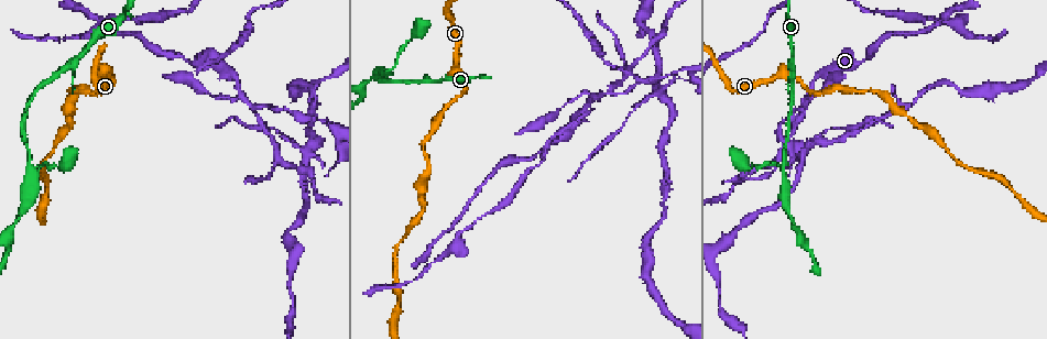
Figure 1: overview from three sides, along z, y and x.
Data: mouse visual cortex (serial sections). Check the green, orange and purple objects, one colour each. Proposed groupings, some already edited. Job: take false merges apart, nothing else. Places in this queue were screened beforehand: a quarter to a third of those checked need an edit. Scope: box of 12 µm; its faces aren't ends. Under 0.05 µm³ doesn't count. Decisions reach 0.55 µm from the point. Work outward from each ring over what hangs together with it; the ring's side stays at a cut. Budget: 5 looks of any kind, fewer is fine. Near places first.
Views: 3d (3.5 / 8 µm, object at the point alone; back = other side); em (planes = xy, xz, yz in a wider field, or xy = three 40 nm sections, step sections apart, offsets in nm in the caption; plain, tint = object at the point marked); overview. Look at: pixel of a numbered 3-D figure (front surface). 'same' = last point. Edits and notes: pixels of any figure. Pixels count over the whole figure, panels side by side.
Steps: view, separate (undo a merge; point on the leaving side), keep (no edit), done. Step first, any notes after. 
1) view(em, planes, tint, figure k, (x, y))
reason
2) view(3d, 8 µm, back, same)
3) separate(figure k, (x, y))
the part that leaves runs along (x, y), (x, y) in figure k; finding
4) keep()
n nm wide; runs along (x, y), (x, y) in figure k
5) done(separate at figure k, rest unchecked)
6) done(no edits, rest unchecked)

view(em, planes, tint, figure 1, (28, 168))
three-way junction

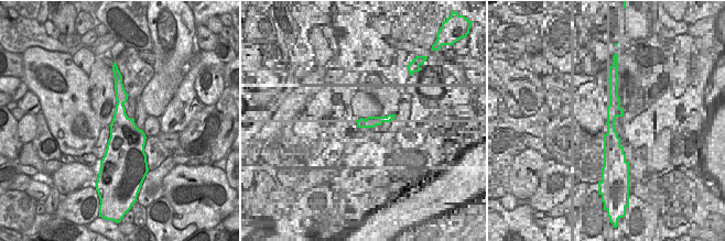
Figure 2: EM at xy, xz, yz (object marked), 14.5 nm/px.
view(3d, 3.5 µm, same)
see where the arms go

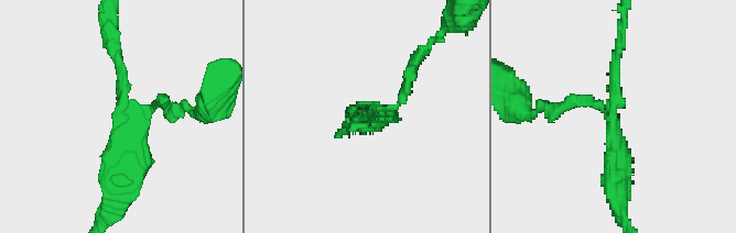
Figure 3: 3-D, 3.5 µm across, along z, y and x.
keep()
3 arms; runs along (112, 37), (123, 95), (120, 186) in figure 3; continuous, no second cell

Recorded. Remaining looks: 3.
view(3d, 3.5 µm, back, figure 1, (803, 106))
a fork

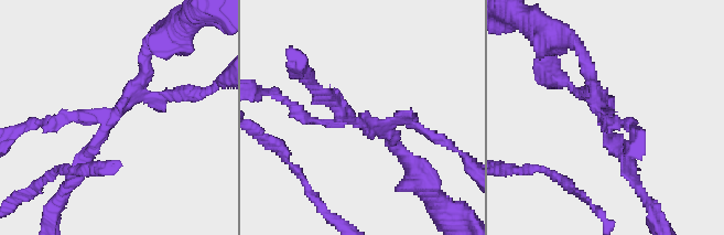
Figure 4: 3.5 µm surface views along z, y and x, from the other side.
view(em, xy, step 3, tint, figure 4, (354, 118))
3 arms; arms of 150, 200, 200 nm; now the EM

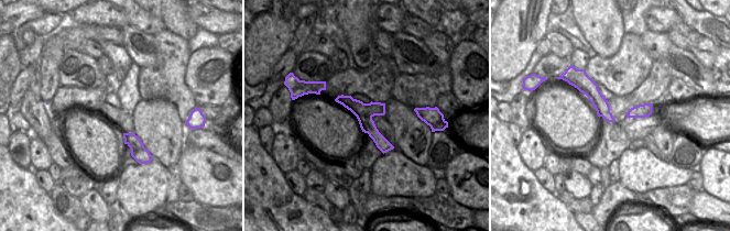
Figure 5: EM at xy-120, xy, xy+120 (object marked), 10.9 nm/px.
separate(figure 4, (305, 120))
the part that leaves runs along (598, 108), (607, 125), (629, 125) in figure 4; two cells meet here

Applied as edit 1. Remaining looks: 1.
done(separate at figure 4, rest unchecked)

